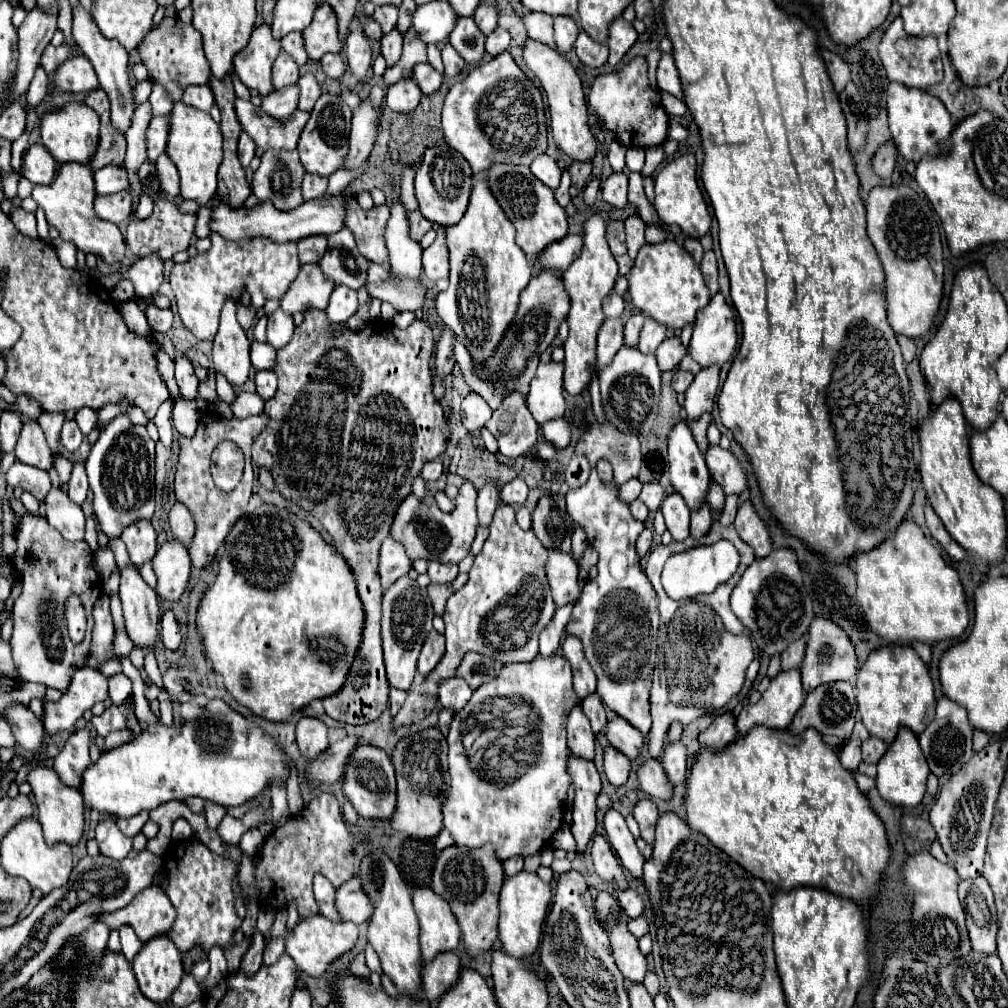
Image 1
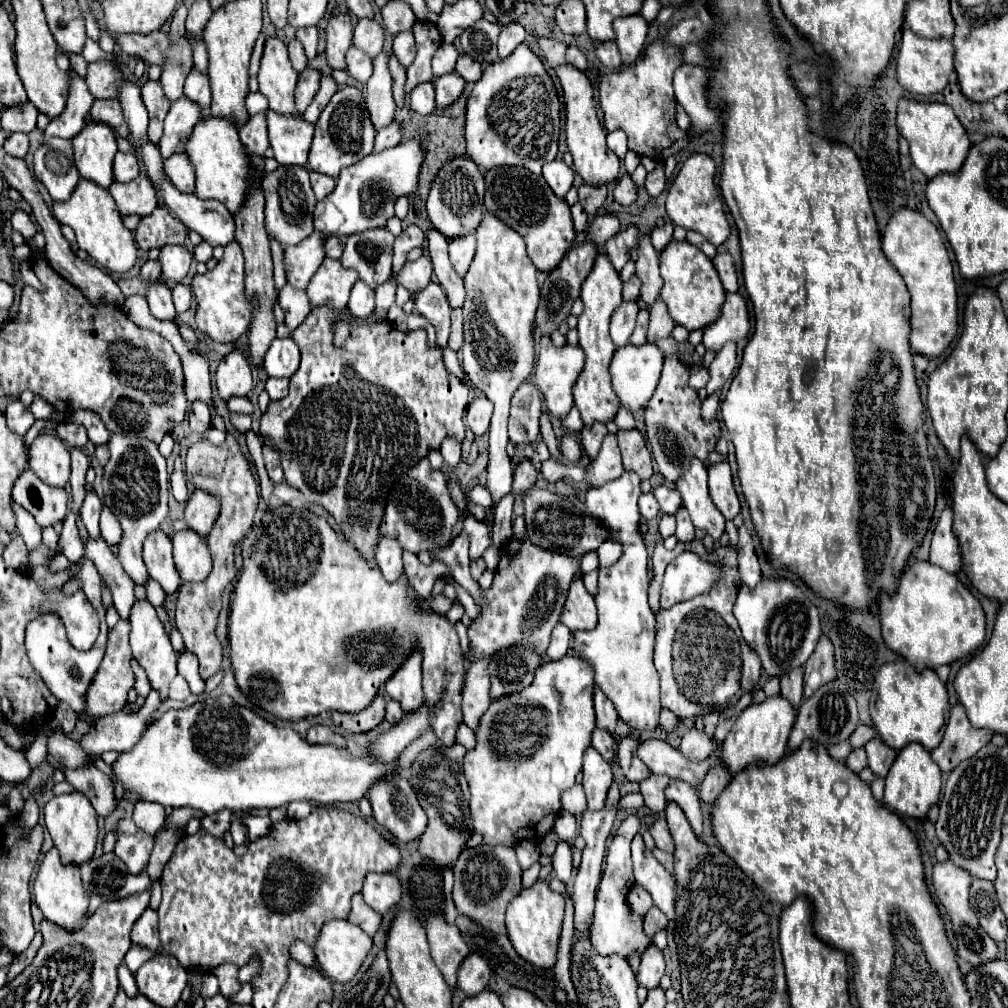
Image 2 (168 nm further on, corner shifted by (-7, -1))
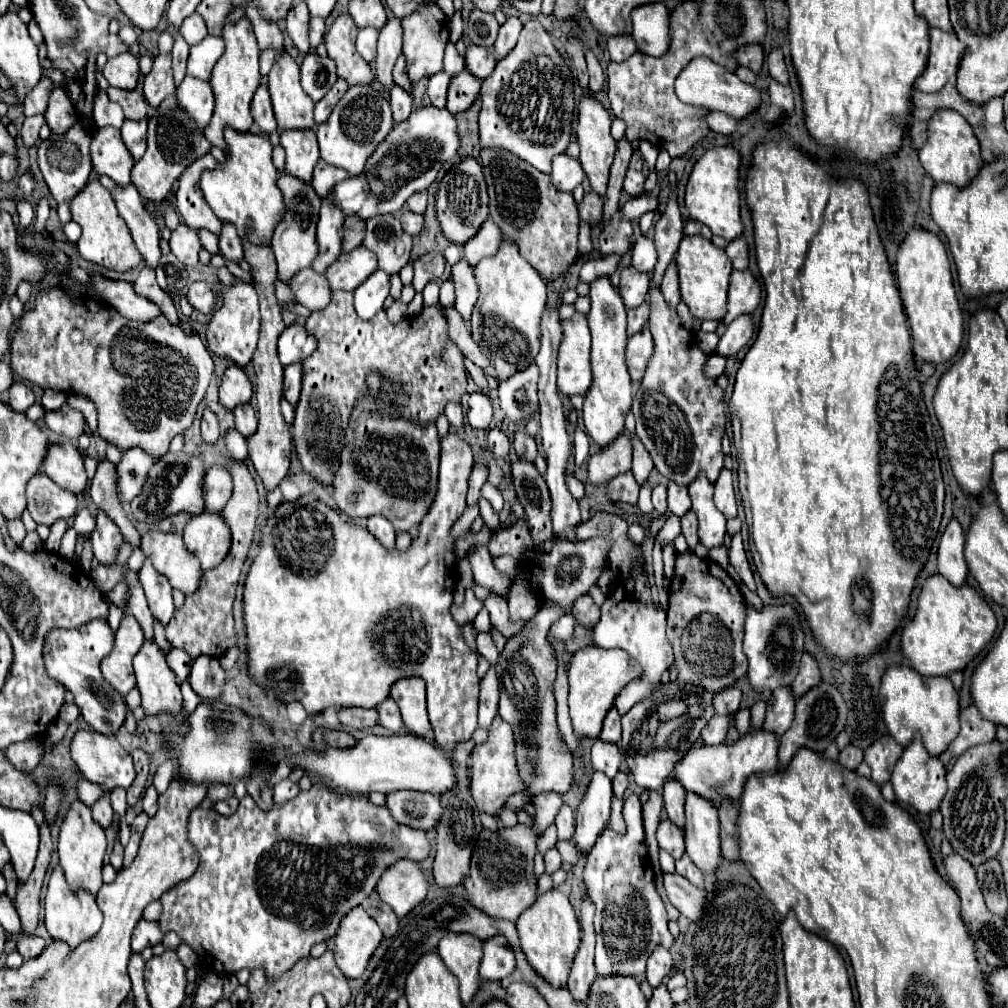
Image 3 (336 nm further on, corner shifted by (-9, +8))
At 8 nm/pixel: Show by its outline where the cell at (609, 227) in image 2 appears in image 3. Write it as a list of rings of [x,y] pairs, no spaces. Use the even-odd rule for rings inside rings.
[[[640,195],[640,197],[634,197],[630,201],[624,203],[624,207],[620,207],[620,213],[624,219],[632,221],[632,219],[638,219],[642,217],[646,211],[654,211],[658,205],[658,199],[652,197],[652,195]]]

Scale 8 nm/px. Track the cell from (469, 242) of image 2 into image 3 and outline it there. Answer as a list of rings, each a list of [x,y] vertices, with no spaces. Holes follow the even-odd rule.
[[[486,219],[486,223],[482,223],[482,231],[478,231],[478,235],[474,235],[474,239],[470,239],[470,243],[462,245],[464,259],[468,263],[476,265],[482,257],[494,255],[500,241],[502,241],[500,229],[494,225],[492,219]]]

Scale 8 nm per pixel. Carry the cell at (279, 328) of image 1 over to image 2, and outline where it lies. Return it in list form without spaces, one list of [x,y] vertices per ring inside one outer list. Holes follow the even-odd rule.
[[[286,284],[286,286],[280,290],[278,304],[280,304],[280,308],[286,312],[286,320],[284,320],[284,322],[286,322],[286,326],[288,326],[290,330],[298,328],[298,326],[306,320],[306,316],[310,314],[310,310],[312,310],[312,304],[310,304],[310,300],[308,300],[306,290],[296,290],[296,288],[292,288],[290,284]]]

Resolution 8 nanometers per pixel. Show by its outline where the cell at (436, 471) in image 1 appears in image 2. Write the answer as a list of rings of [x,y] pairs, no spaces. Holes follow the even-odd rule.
[[[446,436],[446,438],[442,440],[440,450],[442,450],[442,456],[444,456],[444,464],[446,464],[448,468],[456,468],[458,462],[460,462],[460,458],[462,458],[462,456],[460,456],[462,444],[460,444],[456,438]]]

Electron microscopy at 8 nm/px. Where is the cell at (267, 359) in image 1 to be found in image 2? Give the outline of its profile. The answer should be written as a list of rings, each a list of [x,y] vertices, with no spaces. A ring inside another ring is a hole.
[[[276,338],[266,352],[264,370],[274,378],[290,378],[300,366],[300,350],[292,338]]]

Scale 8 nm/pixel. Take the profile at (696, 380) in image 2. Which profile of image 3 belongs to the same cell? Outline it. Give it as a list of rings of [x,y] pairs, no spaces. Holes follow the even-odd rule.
[[[710,355],[708,361],[704,363],[704,375],[714,379],[714,377],[720,377],[724,373],[724,365],[726,365],[726,359],[722,355]]]

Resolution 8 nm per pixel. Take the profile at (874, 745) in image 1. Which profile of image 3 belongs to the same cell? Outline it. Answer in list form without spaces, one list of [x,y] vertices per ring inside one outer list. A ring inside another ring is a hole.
[[[882,735],[864,751],[864,761],[872,767],[872,781],[876,785],[890,781],[894,763],[900,759],[902,751],[902,745],[896,743],[890,735]]]

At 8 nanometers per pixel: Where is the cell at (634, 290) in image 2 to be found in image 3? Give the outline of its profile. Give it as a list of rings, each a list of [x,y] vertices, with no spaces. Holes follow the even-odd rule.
[[[640,237],[632,247],[632,267],[642,273],[652,273],[656,265],[656,249],[650,237]]]

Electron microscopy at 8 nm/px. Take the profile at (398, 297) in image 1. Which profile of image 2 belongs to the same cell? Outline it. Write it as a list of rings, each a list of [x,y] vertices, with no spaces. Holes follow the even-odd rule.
[[[430,282],[426,290],[416,294],[416,310],[430,320],[430,324],[436,328],[436,344],[438,348],[448,346],[448,336],[450,336],[450,304],[446,300],[444,290],[440,284]]]

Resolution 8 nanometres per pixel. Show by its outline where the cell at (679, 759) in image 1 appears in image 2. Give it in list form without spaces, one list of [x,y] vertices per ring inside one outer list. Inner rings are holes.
[[[690,730],[688,734],[684,734],[682,738],[682,744],[680,744],[680,750],[686,754],[686,756],[692,756],[692,758],[698,758],[698,760],[704,760],[712,754],[712,738],[700,730]]]

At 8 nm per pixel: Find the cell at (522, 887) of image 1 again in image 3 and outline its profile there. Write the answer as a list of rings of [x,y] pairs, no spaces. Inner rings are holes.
[[[548,889],[546,893],[540,893],[534,905],[530,905],[518,917],[516,929],[520,937],[520,947],[526,953],[528,963],[536,969],[536,973],[540,973],[554,987],[566,985],[570,963],[580,943],[580,925],[578,925],[574,907],[568,901],[568,895],[560,889]]]

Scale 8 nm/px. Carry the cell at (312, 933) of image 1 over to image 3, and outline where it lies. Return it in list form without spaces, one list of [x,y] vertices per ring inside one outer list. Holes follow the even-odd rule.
[[[354,907],[342,917],[338,935],[334,935],[336,965],[346,977],[360,977],[380,941],[382,931],[376,921],[362,907]]]

